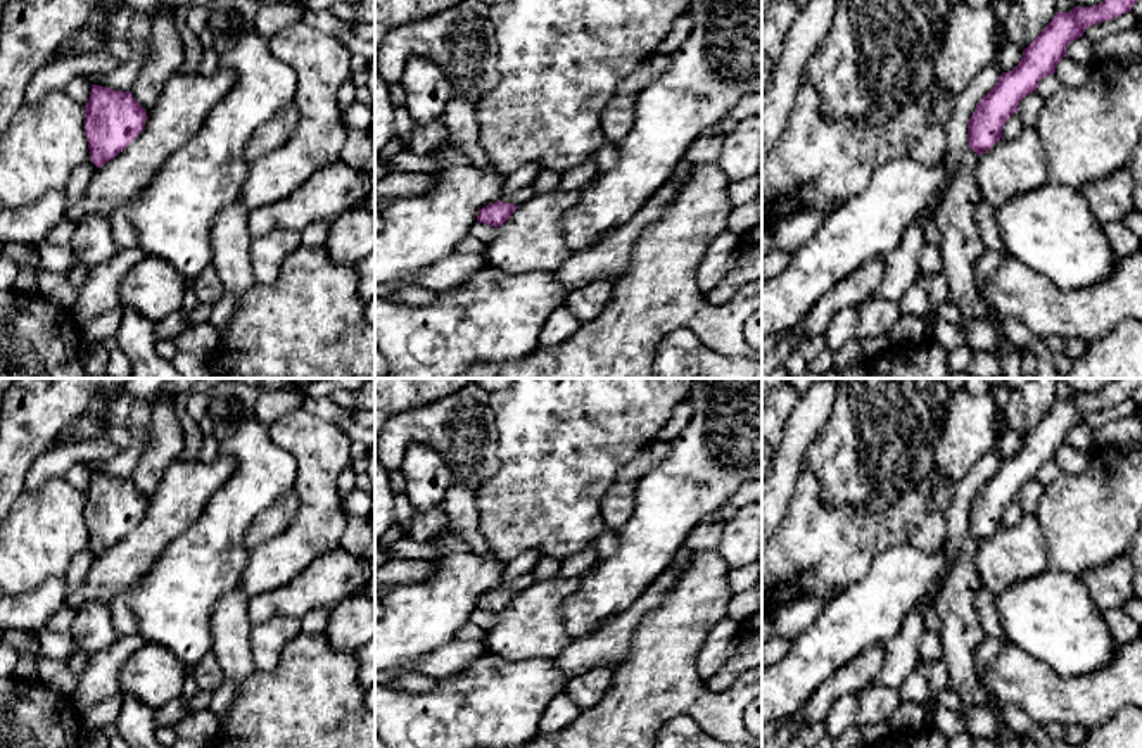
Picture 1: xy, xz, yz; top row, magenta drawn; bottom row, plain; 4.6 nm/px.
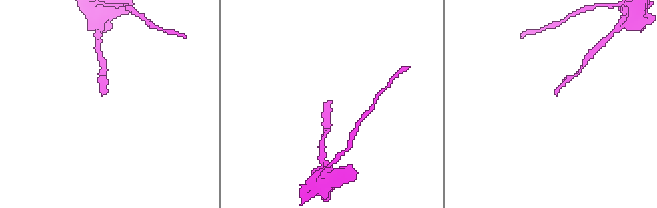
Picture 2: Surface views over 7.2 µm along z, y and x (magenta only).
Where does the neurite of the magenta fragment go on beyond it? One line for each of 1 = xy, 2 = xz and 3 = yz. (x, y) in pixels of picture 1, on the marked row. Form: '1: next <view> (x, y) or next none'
1: next none
2: next xz (524, 194)
3: next yz (961, 246)

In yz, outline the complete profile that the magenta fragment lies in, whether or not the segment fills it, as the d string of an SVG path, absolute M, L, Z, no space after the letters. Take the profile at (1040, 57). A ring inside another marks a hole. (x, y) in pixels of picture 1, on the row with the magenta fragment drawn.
M1104 0L1099 5L1056 12L1044 31L1023 50L1019 64L1002 73L968 121L968 149L947 181L933 221L942 235L940 273L948 282L947 301L955 304L966 318L959 328L966 347L973 352L985 351L999 356L997 347L1004 340L976 283L976 261L987 250L974 221L976 207L983 200L976 181L978 159L1002 138L1004 124L1018 112L1019 102L1037 92L1042 78L1056 73L1071 41L1083 36L1092 24L1132 12L1137 2Z

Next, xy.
M92 85L85 112L90 159L97 168L123 152L142 133L147 121L147 111L131 92L116 92L98 85Z

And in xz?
M522 187L510 195L501 195L498 202L479 211L477 221L498 228L510 219L518 206L529 202L534 195L536 190L532 187Z

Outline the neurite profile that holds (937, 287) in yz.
M943 273L924 280L929 307L933 314L938 314L940 306L948 299L948 282Z

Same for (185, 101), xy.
M225 67L214 74L176 71L166 81L157 104L147 111L142 133L95 169L85 197L66 211L66 219L76 225L85 216L111 218L197 135L211 109L233 85L235 73Z

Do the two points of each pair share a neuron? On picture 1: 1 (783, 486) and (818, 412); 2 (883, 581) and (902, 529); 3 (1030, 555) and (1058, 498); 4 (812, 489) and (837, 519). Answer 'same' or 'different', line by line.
1: same
2: different
3: different
4: same

